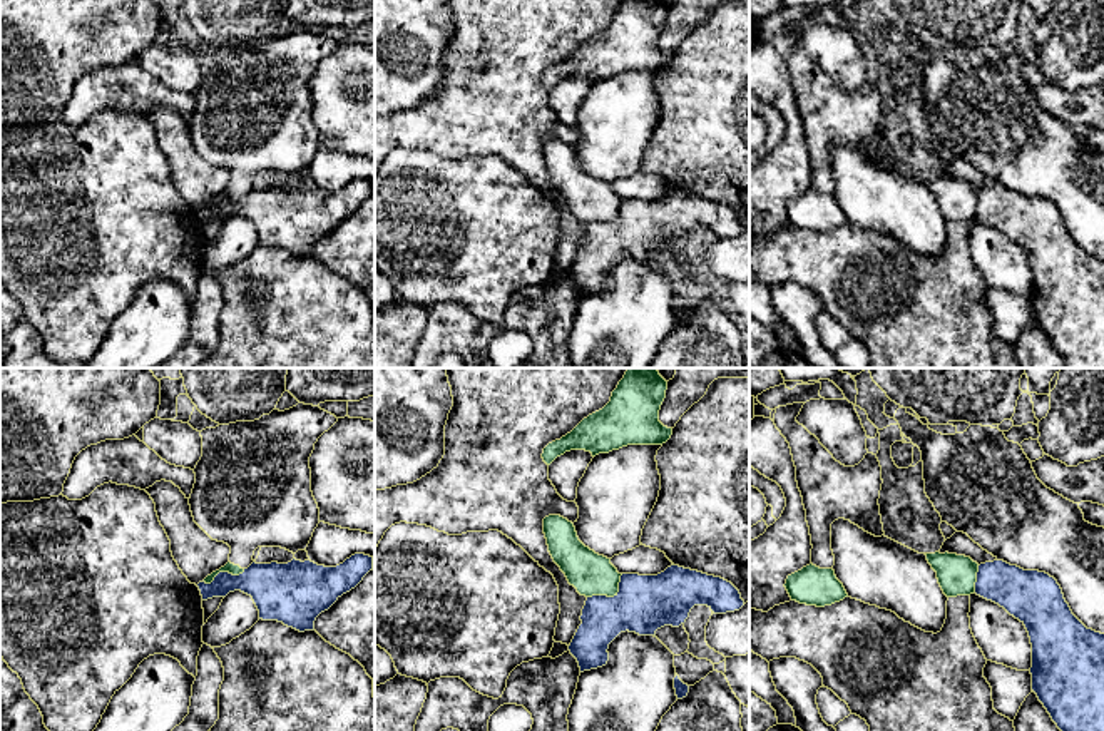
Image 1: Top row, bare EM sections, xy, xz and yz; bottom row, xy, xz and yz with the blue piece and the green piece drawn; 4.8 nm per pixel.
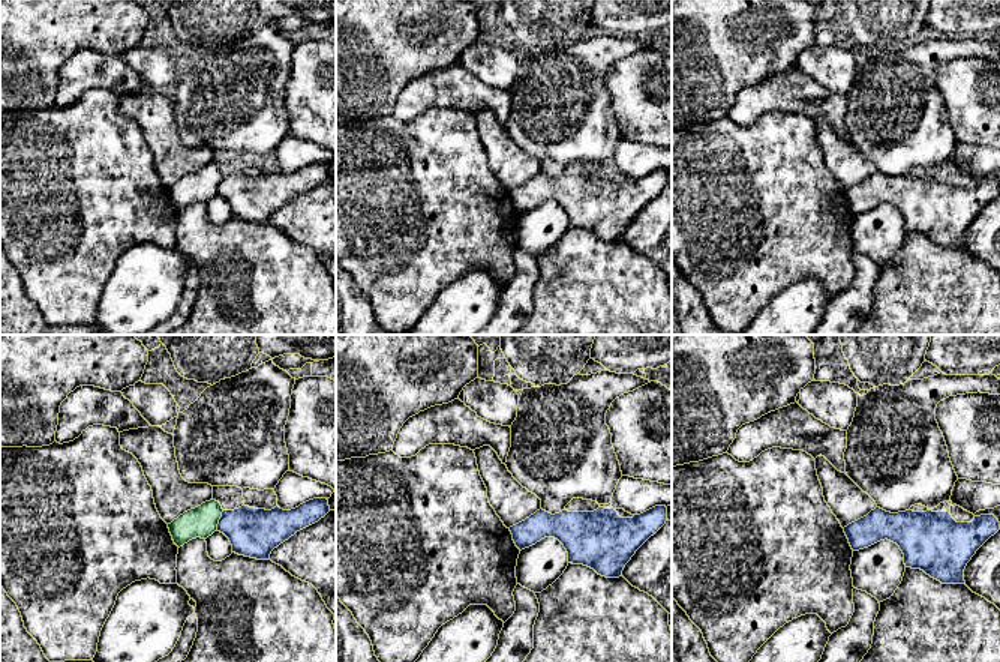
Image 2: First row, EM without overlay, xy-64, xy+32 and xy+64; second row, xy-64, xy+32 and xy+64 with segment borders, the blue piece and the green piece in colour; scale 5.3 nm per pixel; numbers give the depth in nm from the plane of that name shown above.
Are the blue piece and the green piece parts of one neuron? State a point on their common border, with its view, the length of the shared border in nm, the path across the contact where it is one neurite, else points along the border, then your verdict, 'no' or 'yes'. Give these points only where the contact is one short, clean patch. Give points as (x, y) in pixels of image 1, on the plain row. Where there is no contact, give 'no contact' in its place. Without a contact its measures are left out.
xz (611, 223) | 200 nm | along xz (623, 199), (613, 221), (587, 223) | no

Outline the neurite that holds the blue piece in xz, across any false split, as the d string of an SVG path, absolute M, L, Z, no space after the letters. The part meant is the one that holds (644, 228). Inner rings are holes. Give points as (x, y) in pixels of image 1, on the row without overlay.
M671 191L657 201L622 199L619 217L614 222L587 222L569 276L577 284L580 298L597 294L609 286L609 269L621 258L654 261L664 251L679 253L694 231L708 231L714 239L739 236L744 231L739 216L728 206L698 196Z

